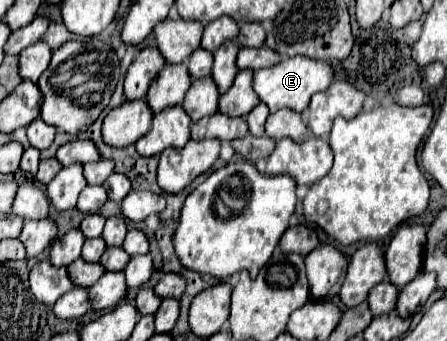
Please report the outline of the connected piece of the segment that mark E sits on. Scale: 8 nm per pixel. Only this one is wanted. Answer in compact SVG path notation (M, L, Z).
M288 57L278 65L258 69L254 73L254 91L258 93L260 101L270 107L270 113L276 113L282 107L304 111L310 105L310 97L318 91L326 91L334 81L334 69L328 61L314 61L310 57Z

